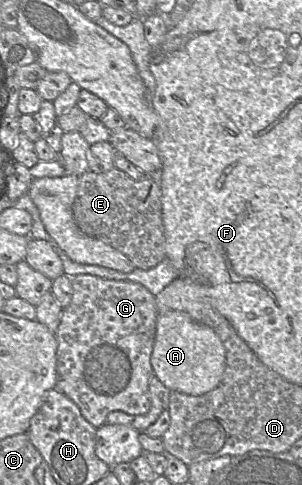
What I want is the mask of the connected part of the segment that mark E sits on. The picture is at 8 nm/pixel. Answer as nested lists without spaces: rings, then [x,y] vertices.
[[[117,168],[104,173],[86,172],[79,176],[72,211],[83,233],[127,256],[135,268],[149,270],[166,257],[161,189],[151,179],[135,181]]]

